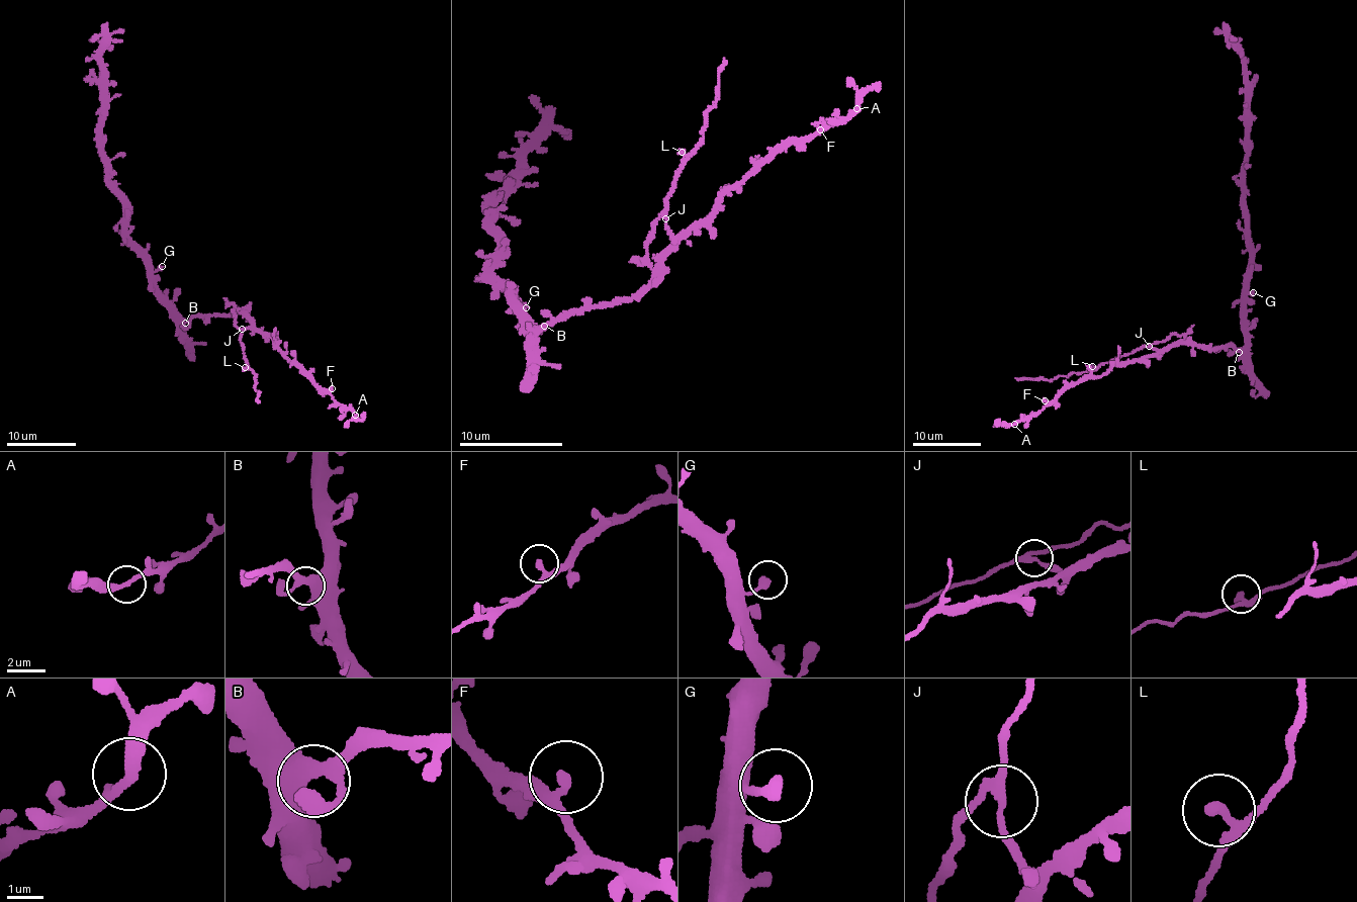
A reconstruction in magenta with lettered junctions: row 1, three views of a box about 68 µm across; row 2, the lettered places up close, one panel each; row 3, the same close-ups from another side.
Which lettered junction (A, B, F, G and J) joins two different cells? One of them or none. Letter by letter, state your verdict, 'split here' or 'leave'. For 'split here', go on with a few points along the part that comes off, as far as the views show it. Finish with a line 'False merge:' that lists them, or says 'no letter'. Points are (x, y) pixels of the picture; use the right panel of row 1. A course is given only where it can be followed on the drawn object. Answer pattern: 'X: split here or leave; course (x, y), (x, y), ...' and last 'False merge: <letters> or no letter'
A: leave
B: leave
F: leave
G: leave
J: split here; course (1149, 346), (1142, 345), (1085, 372), (1049, 380), (1015, 378)
False merge: J

